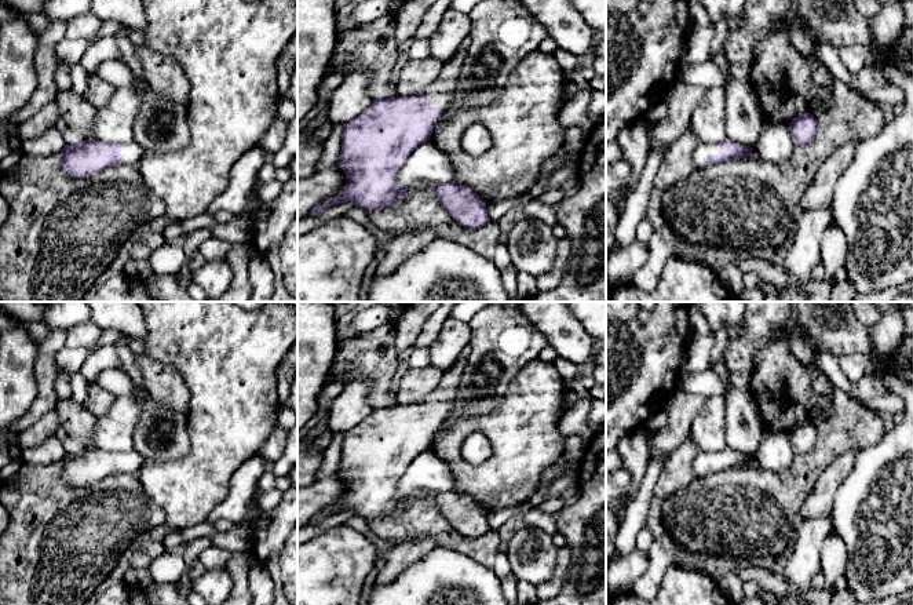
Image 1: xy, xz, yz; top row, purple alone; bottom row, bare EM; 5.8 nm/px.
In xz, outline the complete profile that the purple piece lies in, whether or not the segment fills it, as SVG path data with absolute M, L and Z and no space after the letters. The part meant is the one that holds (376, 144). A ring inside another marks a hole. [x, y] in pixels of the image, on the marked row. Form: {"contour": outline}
{"contour": "M459 50L443 62L439 76L419 94L405 98L377 98L344 124L342 152L336 165L346 174L346 186L337 197L313 209L310 215L319 215L329 207L346 201L354 201L366 211L387 209L408 194L408 186L398 185L398 174L413 150L430 141L442 110L453 96L465 58L467 50Z"}

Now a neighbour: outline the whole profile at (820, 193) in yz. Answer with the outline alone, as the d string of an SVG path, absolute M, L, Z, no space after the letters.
M857 142L841 145L819 167L799 203L804 212L832 208L835 185L854 160L855 146Z

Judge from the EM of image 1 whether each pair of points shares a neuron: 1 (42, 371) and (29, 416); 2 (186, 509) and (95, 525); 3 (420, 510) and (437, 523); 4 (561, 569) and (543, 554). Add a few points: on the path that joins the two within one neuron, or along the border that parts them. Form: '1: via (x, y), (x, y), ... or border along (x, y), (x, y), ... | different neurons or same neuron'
1: via (44, 382), (44, 401), (40, 405) | same neuron
2: border along (143, 488), (145, 494), (163, 511), (165, 523) | different neurons
3: via (424, 514), (433, 523) | same neuron
4: border along (558, 550), (558, 562), (554, 573), (536, 586) | different neurons

